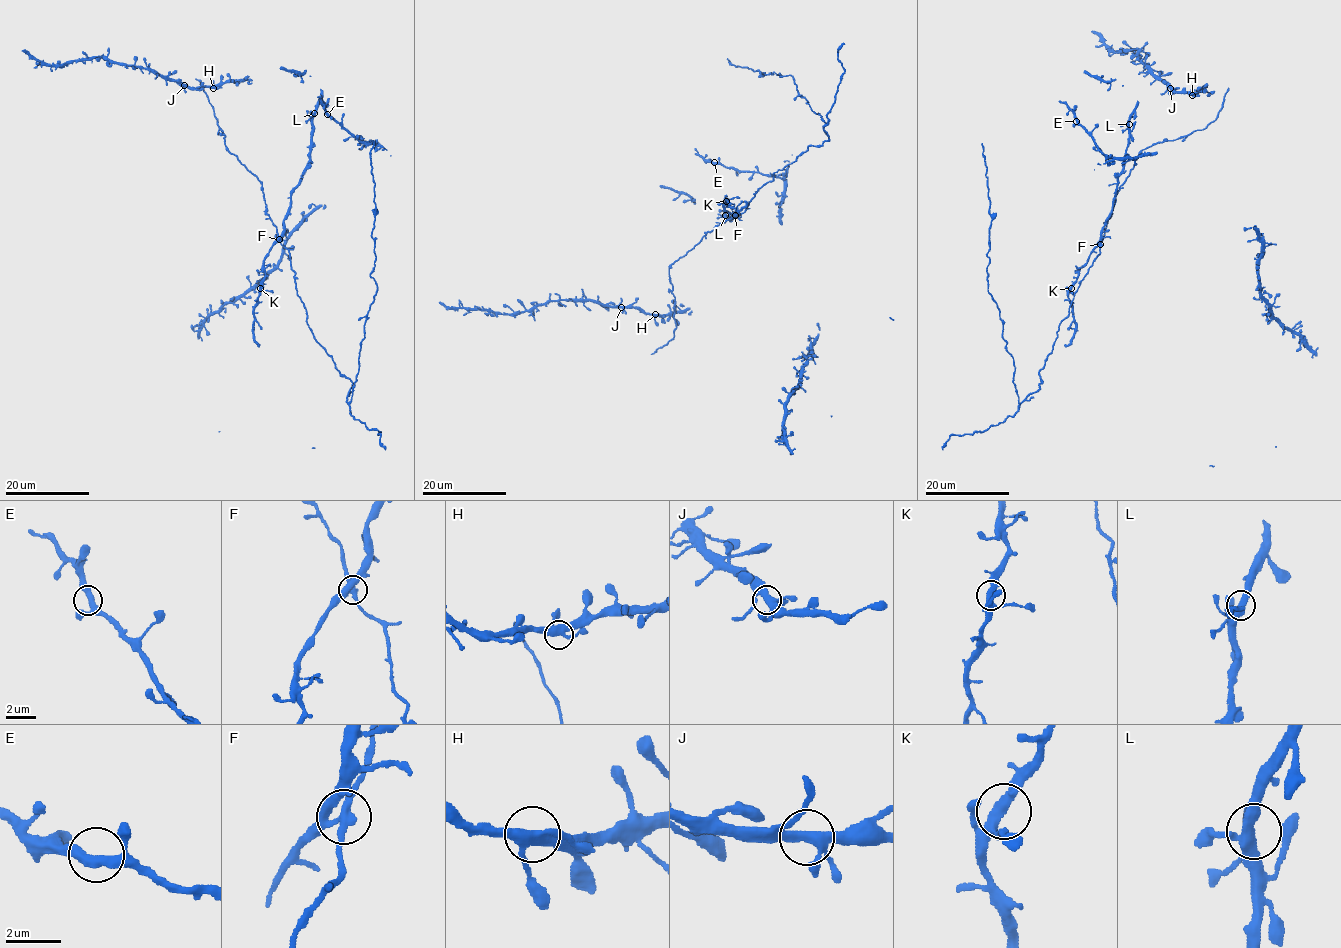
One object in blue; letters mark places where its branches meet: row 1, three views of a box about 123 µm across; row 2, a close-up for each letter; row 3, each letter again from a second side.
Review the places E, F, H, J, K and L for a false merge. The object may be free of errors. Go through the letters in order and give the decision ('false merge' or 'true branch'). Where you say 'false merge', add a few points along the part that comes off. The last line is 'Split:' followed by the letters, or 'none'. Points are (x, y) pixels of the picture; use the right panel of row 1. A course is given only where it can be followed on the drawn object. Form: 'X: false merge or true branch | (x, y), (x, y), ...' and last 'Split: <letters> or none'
E: true branch
F: false merge | (1100, 244), (1060, 323), (1039, 388), (1019, 405), (1013, 358), (988, 291), (991, 215), (982, 143)
H: true branch
J: true branch
K: true branch
L: true branch
Split: F

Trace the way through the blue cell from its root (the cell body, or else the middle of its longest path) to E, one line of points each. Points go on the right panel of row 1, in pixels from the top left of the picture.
E: (1097, 126), (1087, 131), (1076, 121)

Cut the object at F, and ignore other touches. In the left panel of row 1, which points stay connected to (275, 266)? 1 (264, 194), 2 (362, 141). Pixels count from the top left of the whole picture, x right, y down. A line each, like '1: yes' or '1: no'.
1: no
2: yes

